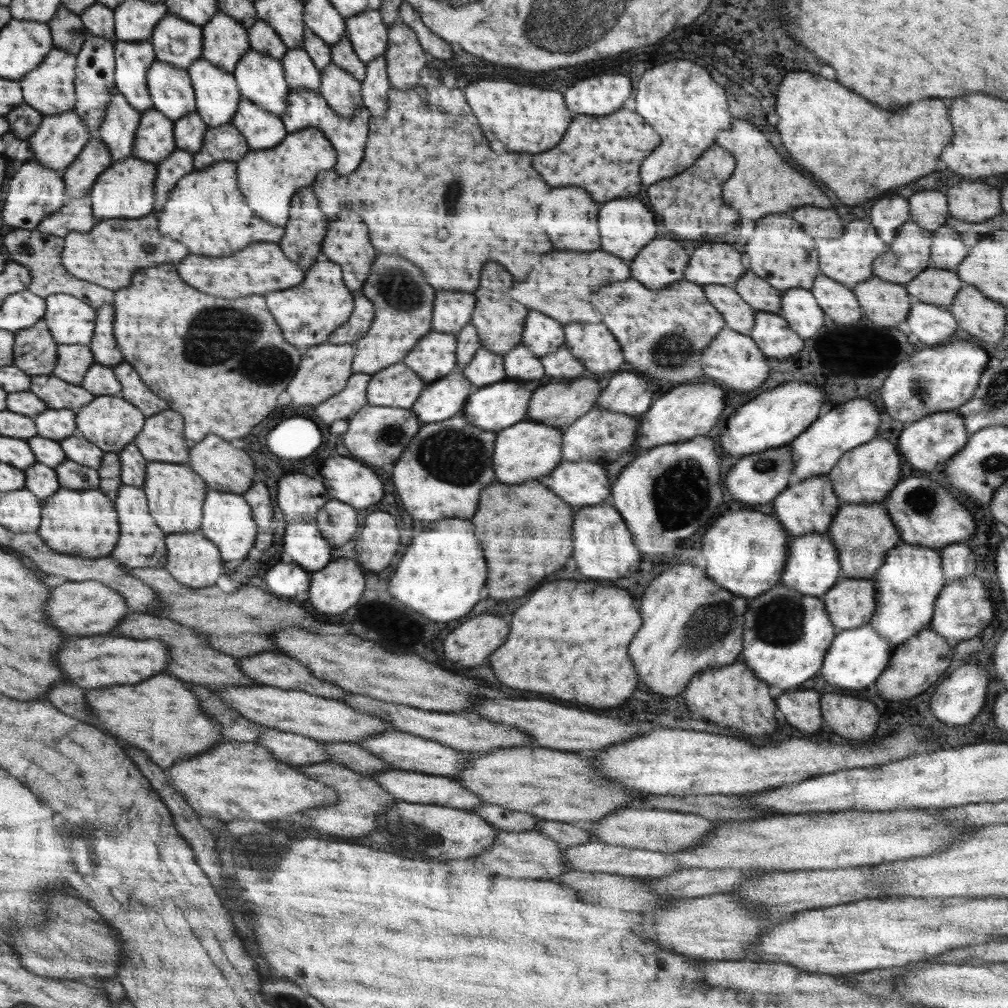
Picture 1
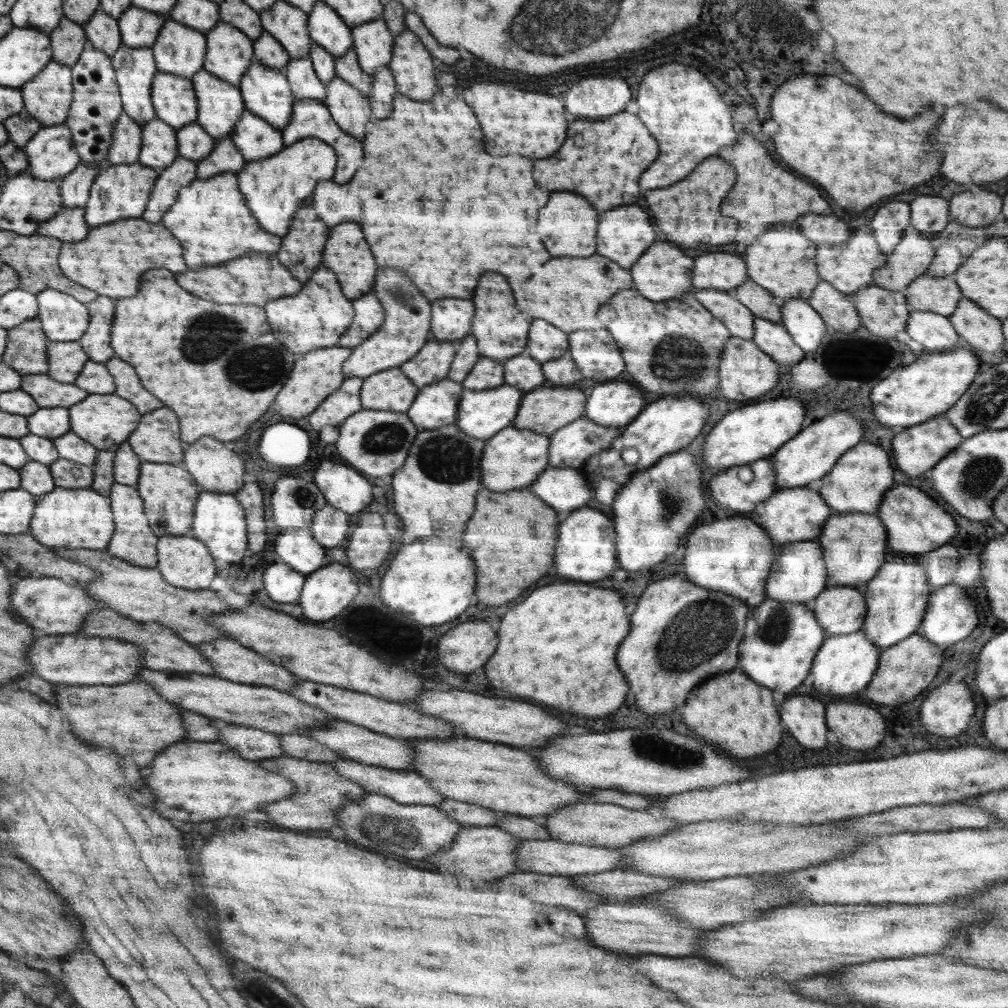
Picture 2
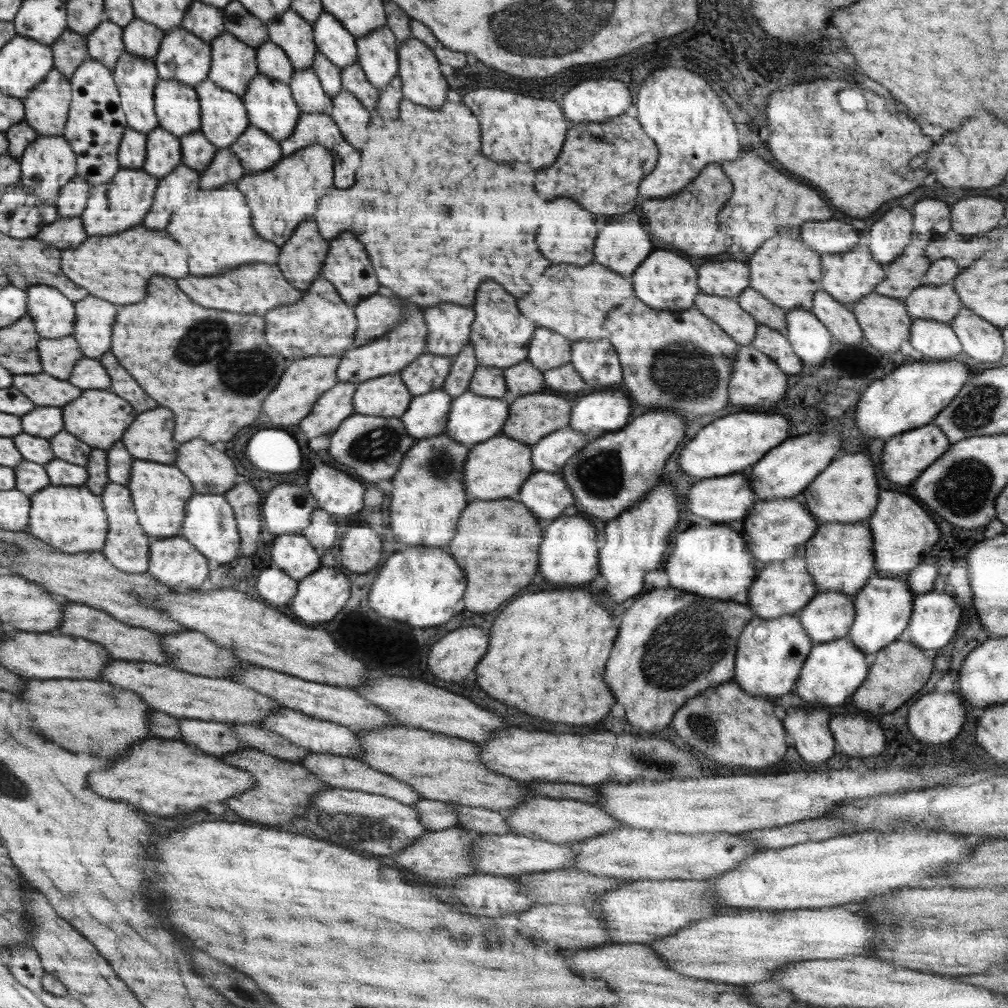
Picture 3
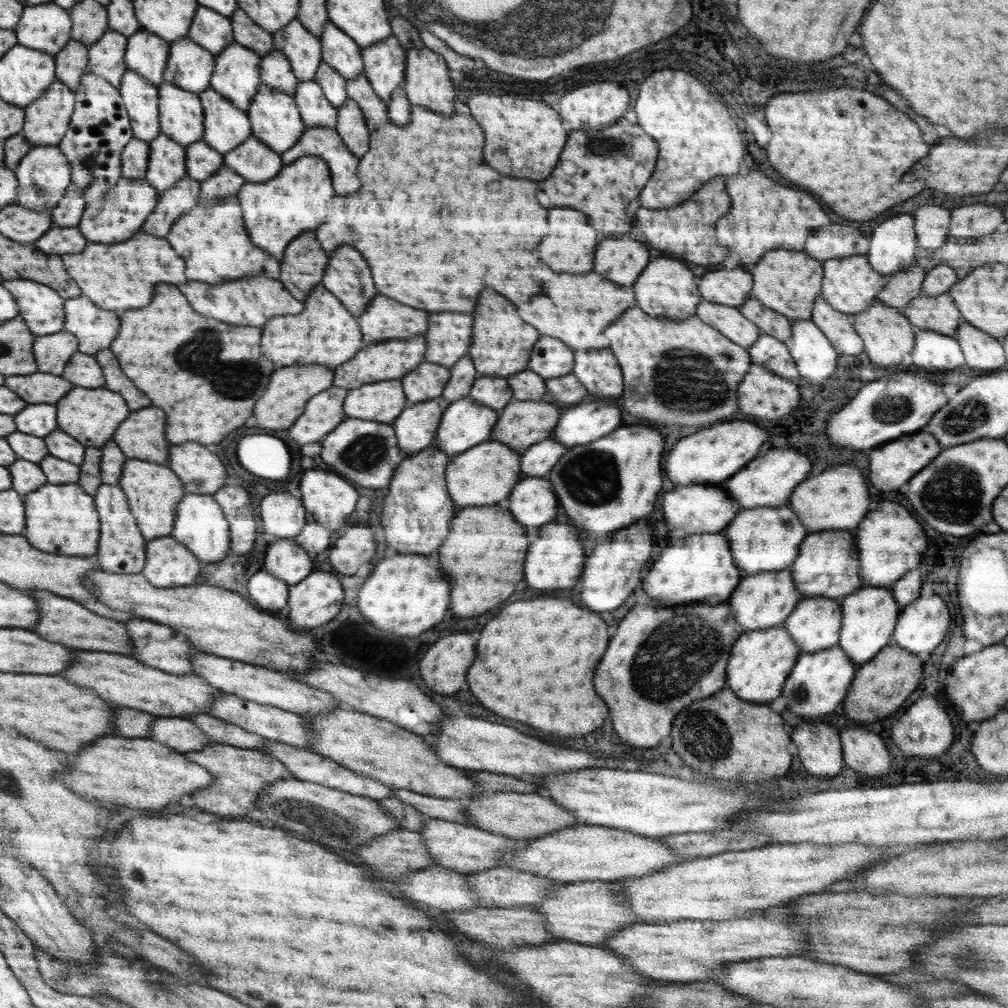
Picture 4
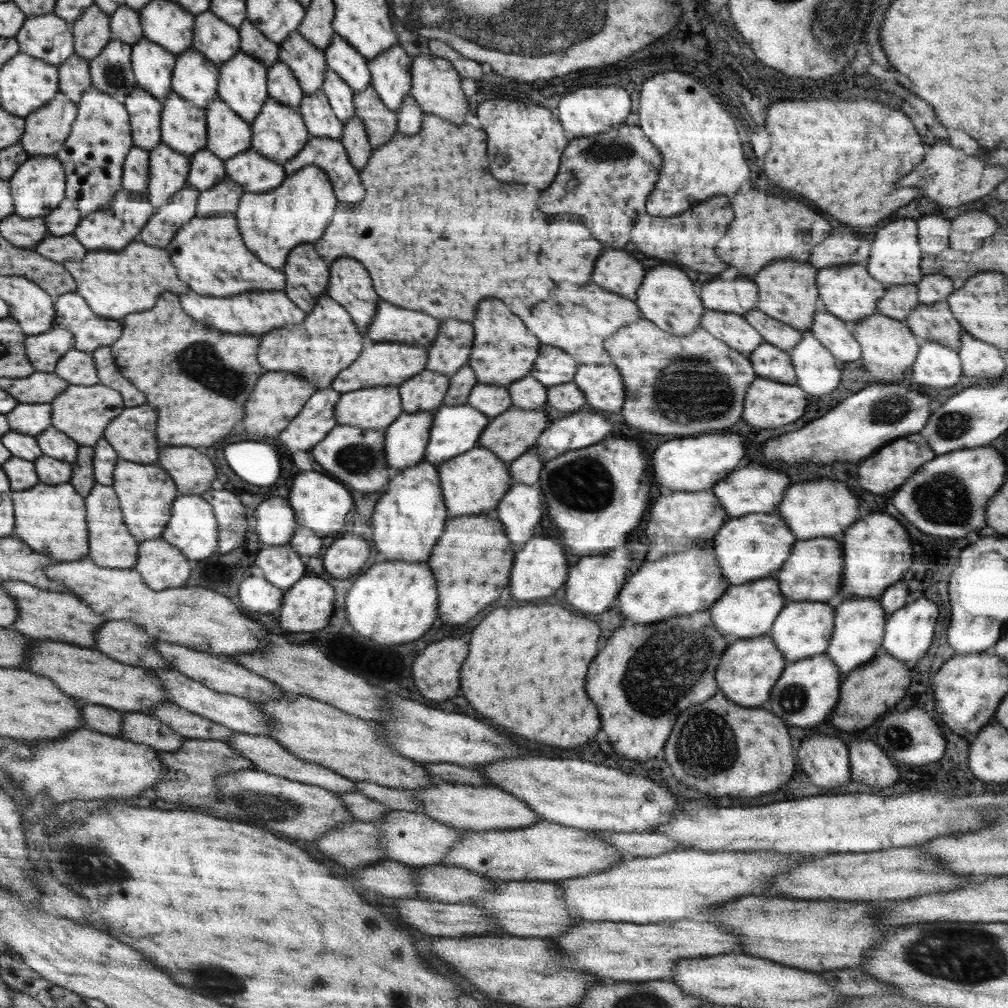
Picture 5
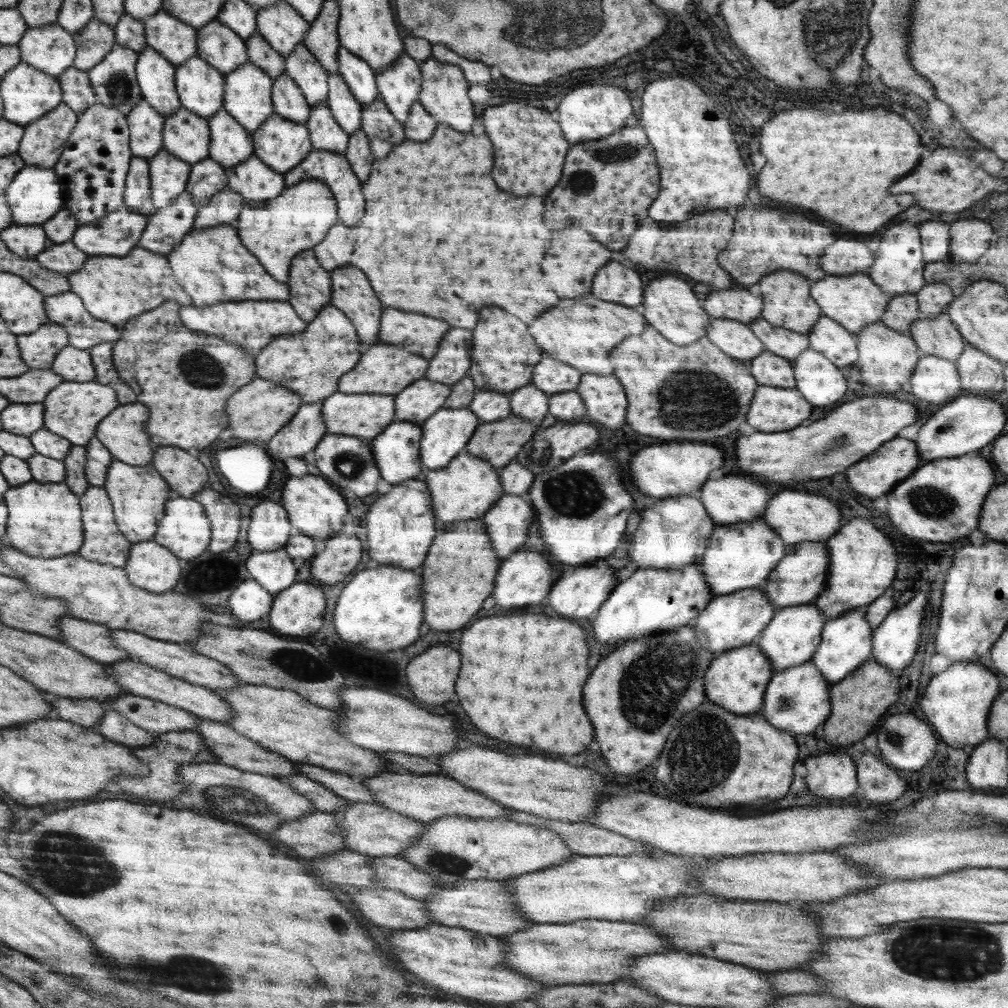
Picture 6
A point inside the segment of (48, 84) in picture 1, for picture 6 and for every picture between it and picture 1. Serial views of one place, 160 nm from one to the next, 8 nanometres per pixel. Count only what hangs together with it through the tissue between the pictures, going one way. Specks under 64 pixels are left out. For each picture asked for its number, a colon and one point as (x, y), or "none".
2: (48, 99)
3: (46, 109)
4: (46, 121)
5: (46, 130)
6: (43, 142)

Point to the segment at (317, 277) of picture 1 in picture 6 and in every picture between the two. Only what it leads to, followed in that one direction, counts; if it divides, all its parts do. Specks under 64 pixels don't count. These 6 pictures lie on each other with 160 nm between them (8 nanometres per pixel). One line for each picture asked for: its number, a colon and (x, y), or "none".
2: (315, 317)
3: (321, 324)
4: (326, 333)
5: (327, 341)
6: (307, 362)

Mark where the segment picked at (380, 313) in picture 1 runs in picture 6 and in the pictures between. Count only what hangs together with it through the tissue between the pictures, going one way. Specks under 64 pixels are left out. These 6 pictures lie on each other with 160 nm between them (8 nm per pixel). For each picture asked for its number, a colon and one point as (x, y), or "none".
2: (407, 323)
3: (391, 353)
4: (393, 359)
5: (385, 363)
6: (387, 370)

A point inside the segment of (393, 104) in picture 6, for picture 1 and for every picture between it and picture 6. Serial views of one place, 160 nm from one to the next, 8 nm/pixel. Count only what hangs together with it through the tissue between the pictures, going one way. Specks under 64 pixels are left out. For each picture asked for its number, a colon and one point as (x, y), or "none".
1: (367, 32)
2: (372, 42)
3: (378, 54)
4: (385, 63)
5: (391, 72)

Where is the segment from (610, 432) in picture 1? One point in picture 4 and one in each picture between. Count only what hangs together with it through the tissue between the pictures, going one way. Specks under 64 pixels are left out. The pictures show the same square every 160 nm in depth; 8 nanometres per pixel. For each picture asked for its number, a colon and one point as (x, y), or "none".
2: (571, 446)
3: (550, 454)
4: (537, 460)

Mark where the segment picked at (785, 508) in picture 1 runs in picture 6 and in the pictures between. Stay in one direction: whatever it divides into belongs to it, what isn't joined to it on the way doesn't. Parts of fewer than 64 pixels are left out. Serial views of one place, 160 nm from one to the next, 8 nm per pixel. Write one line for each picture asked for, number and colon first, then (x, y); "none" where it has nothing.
2: (793, 515)
3: (775, 530)
4: (761, 540)
5: (754, 547)
6: (741, 555)

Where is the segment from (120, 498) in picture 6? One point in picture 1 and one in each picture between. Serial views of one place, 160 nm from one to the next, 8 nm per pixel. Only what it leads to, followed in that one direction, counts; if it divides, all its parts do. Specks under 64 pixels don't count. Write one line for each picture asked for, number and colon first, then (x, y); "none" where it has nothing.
1: (176, 493)
2: (169, 490)
3: (161, 493)
4: (154, 491)
5: (148, 493)

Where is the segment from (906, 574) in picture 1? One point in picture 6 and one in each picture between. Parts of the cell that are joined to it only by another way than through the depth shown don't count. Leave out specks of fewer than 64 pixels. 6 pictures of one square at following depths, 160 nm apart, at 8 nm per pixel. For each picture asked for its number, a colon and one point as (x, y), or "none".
2: (896, 598)
3: (883, 608)
4: (869, 615)
5: (857, 637)
6: (846, 644)

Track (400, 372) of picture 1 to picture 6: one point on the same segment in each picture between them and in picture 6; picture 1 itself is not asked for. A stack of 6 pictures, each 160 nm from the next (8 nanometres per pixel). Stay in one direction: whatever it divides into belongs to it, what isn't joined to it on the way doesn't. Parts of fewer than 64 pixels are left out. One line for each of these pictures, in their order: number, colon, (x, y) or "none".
2: (392, 390)
3: (389, 396)
4: (384, 401)
5: (374, 409)
6: (365, 415)

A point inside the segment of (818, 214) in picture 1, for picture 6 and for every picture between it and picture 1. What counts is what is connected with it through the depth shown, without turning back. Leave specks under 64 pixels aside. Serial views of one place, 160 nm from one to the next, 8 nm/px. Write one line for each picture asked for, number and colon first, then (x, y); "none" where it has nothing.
2: (823, 229)
3: (833, 236)
4: (834, 241)
5: (838, 249)
6: (844, 257)

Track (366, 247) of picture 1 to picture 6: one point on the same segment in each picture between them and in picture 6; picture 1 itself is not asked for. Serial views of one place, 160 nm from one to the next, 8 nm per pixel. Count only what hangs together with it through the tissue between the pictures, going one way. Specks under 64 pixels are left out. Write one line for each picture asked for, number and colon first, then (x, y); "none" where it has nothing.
2: (348, 255)
3: (349, 270)
4: (349, 279)
5: (351, 286)
6: (351, 291)

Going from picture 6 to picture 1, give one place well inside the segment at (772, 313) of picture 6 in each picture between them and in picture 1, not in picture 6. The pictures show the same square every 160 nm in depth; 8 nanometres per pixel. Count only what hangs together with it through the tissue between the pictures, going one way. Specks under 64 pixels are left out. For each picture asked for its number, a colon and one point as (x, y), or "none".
1: (783, 254)
2: (781, 260)
3: (787, 273)
4: (788, 282)
5: (787, 291)

